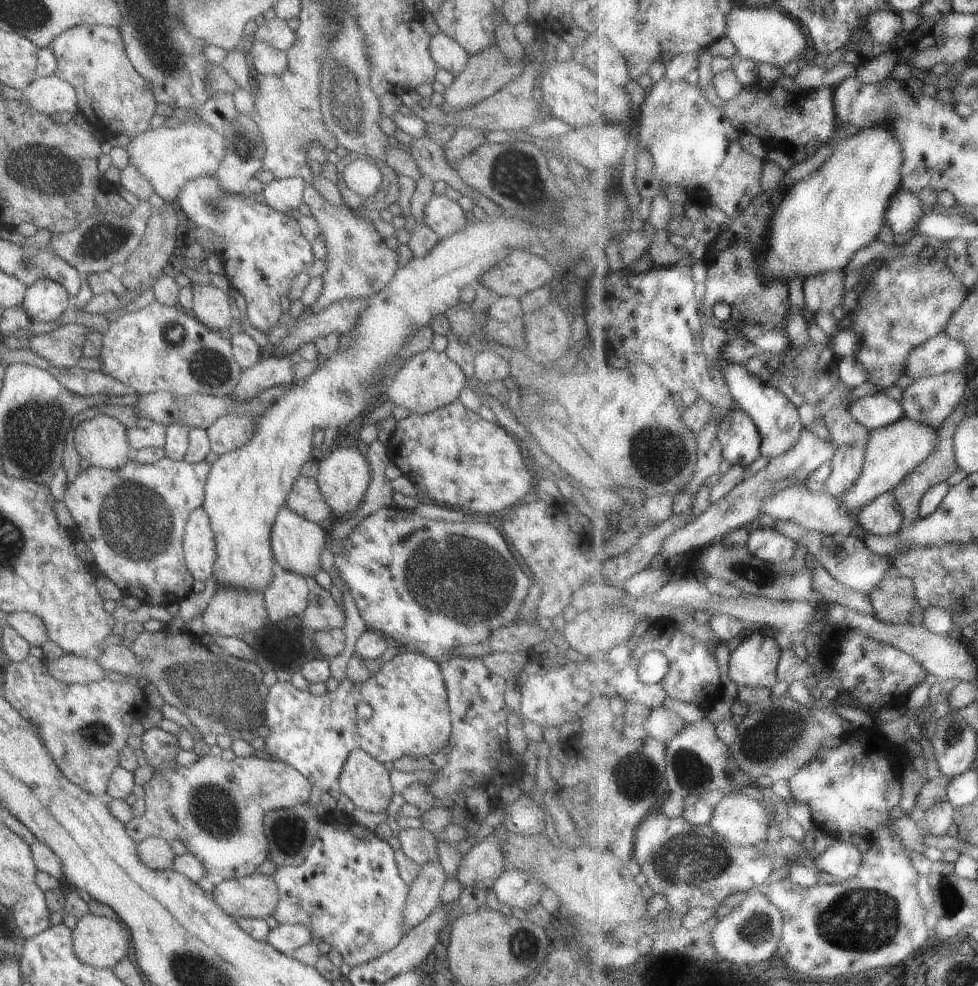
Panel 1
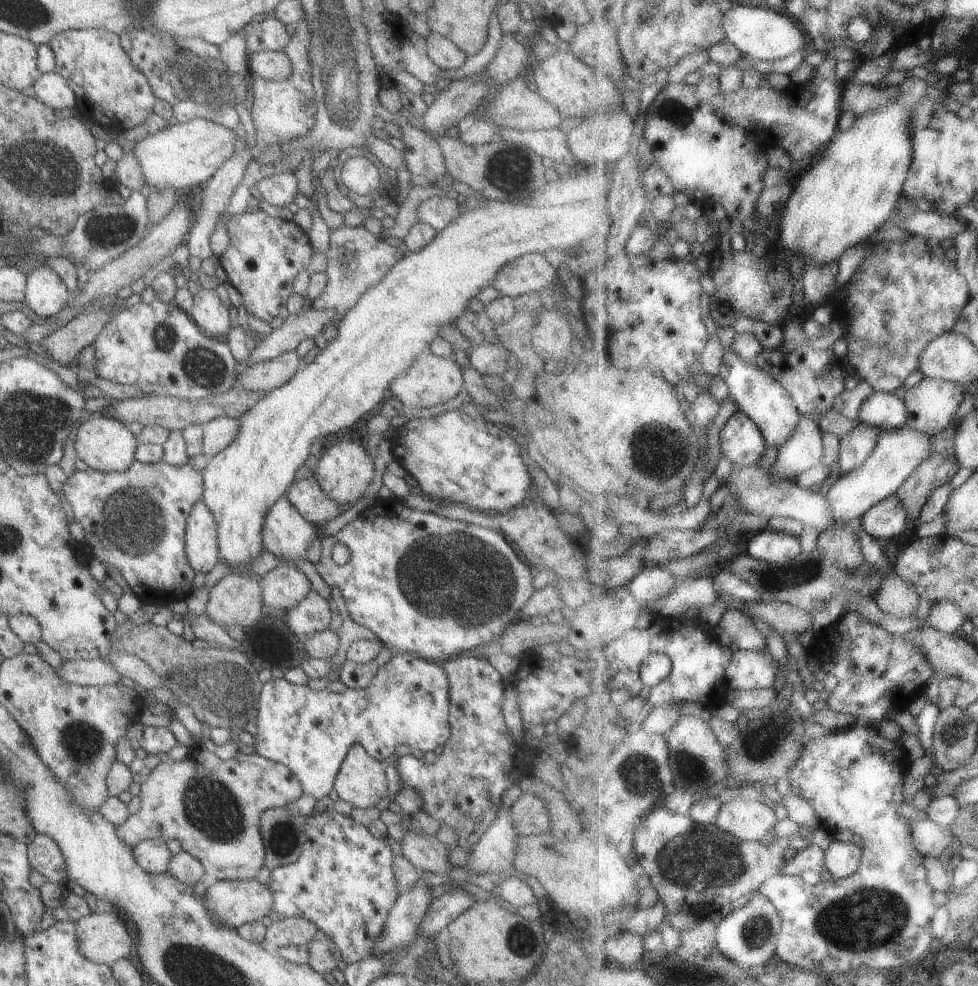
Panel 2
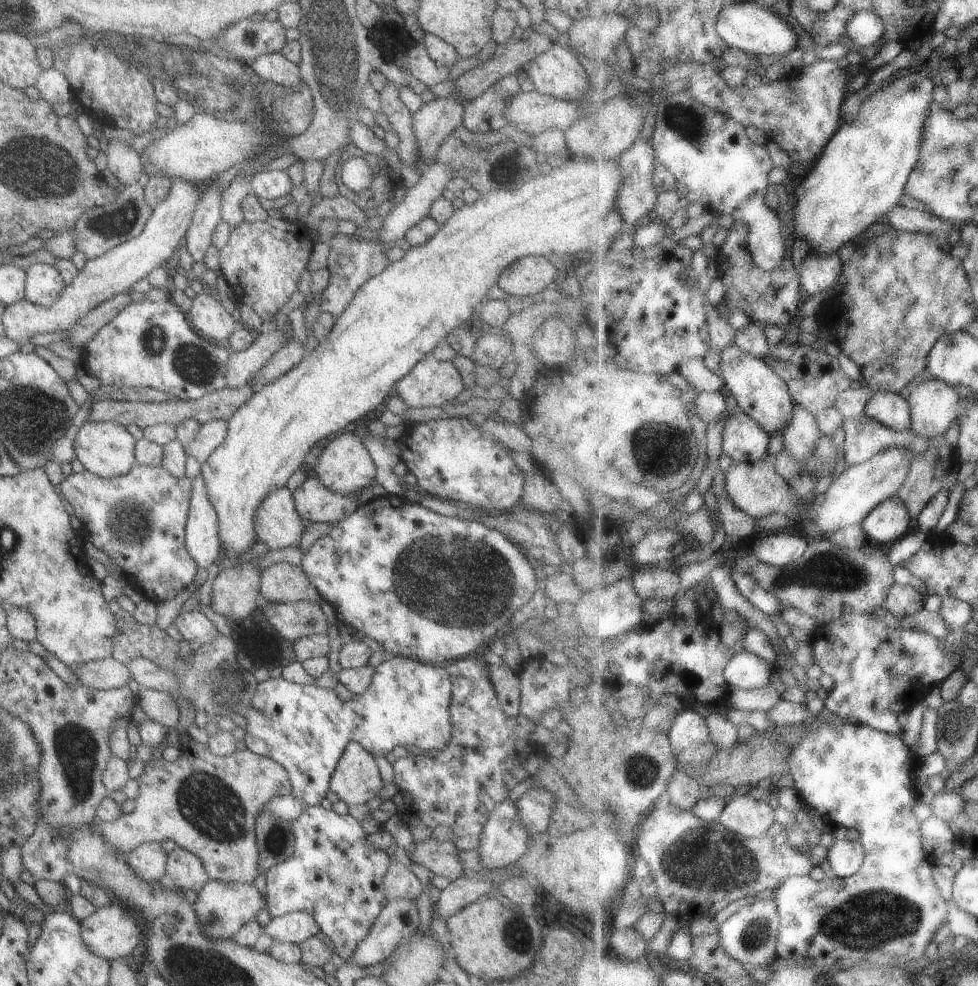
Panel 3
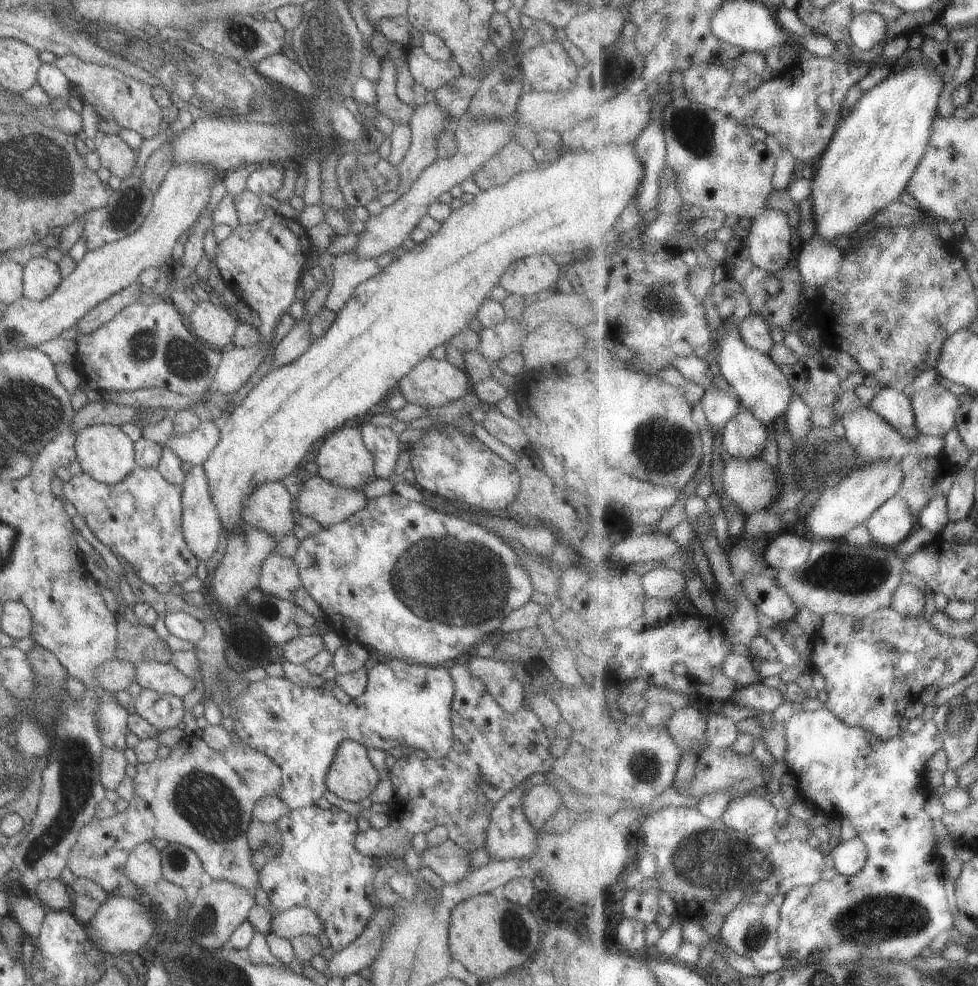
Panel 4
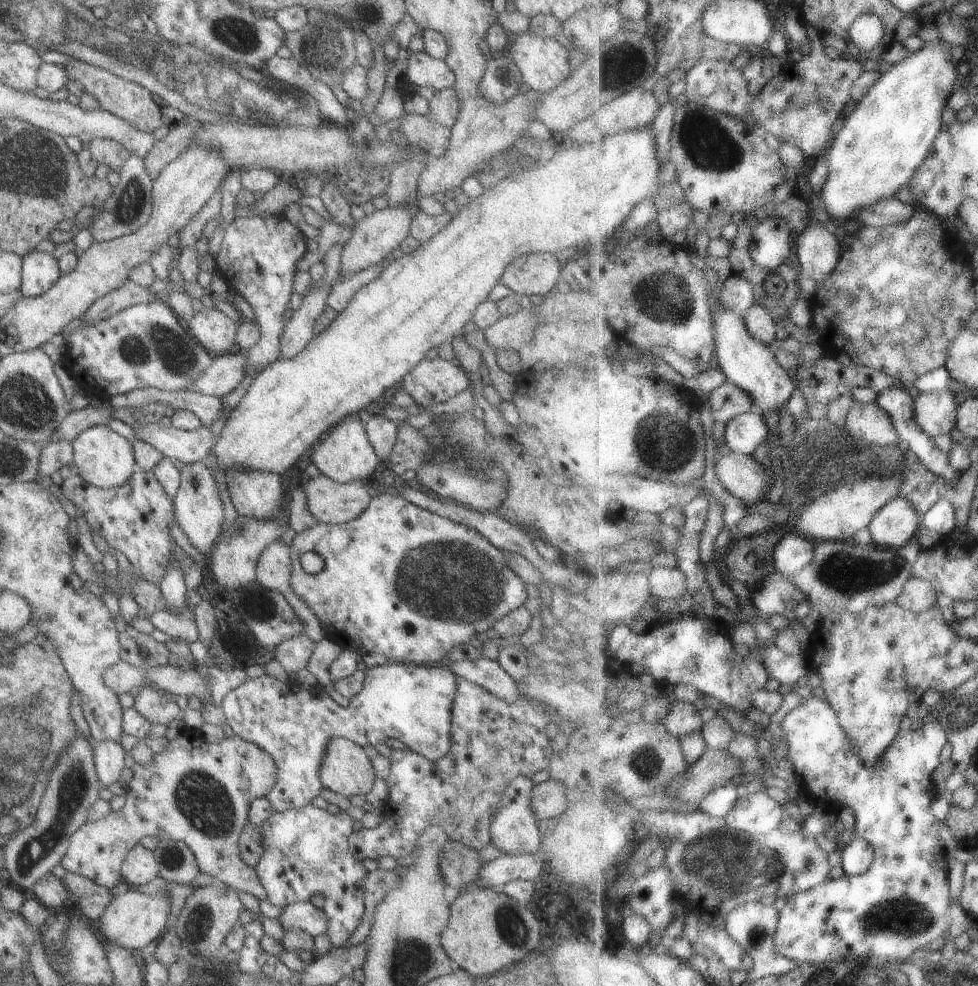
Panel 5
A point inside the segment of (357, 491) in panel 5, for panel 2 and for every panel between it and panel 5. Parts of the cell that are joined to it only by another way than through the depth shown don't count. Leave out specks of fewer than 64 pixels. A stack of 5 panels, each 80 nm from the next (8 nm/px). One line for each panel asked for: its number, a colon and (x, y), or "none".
2: (304, 495)
3: (313, 502)
4: (327, 504)

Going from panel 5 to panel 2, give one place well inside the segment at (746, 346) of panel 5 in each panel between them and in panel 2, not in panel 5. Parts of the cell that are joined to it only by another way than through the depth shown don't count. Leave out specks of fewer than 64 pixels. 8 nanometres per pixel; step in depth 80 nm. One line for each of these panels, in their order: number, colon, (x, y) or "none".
2: (758, 394)
3: (761, 393)
4: (762, 387)

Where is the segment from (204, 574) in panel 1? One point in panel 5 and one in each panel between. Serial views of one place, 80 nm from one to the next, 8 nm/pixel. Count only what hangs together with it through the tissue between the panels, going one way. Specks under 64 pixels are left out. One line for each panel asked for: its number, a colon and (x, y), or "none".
2: (200, 546)
3: (201, 542)
4: (200, 526)
5: (197, 510)

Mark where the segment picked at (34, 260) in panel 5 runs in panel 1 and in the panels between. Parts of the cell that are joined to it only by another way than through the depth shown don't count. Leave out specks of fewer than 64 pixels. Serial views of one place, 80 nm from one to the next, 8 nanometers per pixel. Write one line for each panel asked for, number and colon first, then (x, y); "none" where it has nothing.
1: (43, 301)
2: (44, 293)
3: (42, 284)
4: (40, 276)

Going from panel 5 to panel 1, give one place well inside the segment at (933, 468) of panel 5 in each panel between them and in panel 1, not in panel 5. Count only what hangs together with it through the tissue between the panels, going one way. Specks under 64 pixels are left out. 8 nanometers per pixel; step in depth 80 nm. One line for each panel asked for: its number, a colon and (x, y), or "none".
1: (875, 411)
2: (883, 410)
3: (889, 407)
4: (890, 403)

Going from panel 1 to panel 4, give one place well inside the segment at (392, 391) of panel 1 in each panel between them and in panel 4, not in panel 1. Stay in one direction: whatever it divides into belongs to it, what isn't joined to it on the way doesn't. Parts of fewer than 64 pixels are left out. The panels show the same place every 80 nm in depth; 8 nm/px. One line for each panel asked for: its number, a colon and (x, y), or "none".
2: (429, 380)
3: (429, 382)
4: (435, 383)

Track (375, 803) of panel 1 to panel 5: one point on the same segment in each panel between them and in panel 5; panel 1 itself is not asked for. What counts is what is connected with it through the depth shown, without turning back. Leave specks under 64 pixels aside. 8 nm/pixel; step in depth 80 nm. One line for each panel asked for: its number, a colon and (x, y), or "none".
2: (360, 781)
3: (355, 780)
4: (351, 776)
5: (344, 769)

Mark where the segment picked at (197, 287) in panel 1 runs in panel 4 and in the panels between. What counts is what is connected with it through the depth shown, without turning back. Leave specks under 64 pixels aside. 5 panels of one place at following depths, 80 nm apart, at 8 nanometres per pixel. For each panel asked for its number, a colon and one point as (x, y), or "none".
2: (206, 311)
3: (208, 318)
4: (214, 327)

